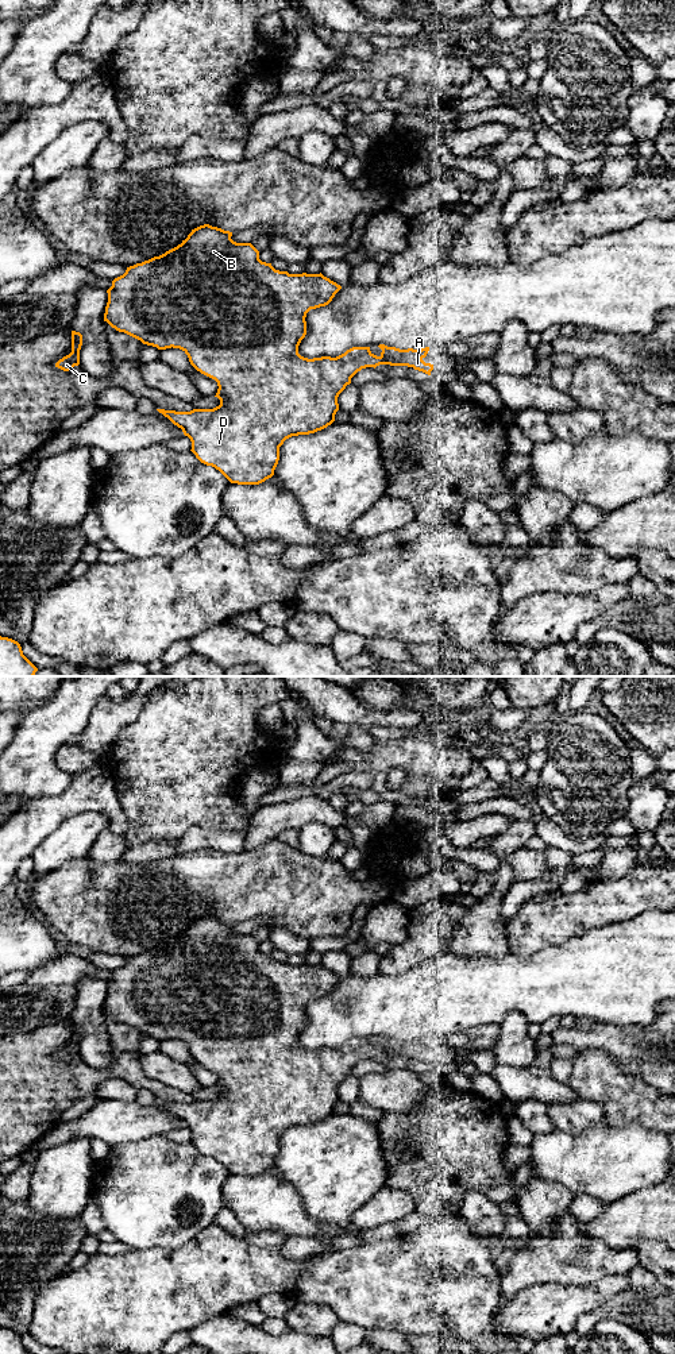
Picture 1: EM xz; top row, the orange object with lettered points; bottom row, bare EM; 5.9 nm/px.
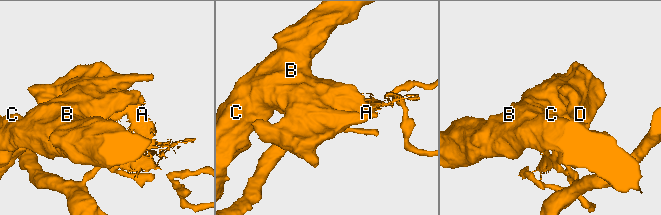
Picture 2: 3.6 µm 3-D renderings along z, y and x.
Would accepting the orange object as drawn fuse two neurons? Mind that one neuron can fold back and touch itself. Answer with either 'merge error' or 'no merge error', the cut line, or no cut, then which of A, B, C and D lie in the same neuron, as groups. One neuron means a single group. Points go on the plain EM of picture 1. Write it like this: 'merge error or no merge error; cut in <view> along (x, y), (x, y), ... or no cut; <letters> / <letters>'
merge error; cut in xz along (339, 1046), (351, 1042), (369, 1044), (378, 1048), (384, 1054); A / B C D

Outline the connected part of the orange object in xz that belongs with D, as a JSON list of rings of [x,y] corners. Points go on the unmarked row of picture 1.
[[[209,915],[200,917],[188,926],[177,938],[166,942],[159,948],[154,948],[142,954],[127,958],[126,964],[112,972],[112,977],[107,981],[108,994],[105,998],[104,1012],[119,1023],[124,1023],[143,1035],[157,1038],[158,1041],[180,1039],[188,1049],[190,1056],[201,1065],[217,1073],[217,1084],[215,1088],[220,1091],[220,1096],[213,1100],[193,1100],[190,1103],[176,1103],[157,1100],[167,1108],[174,1116],[182,1120],[184,1126],[192,1133],[192,1143],[196,1149],[219,1161],[231,1174],[238,1176],[259,1176],[274,1166],[274,1161],[279,1152],[279,1138],[292,1127],[309,1126],[321,1122],[335,1112],[339,1102],[338,1088],[351,1075],[351,1069],[362,1060],[383,1056],[381,1049],[370,1045],[359,1045],[351,1042],[342,1048],[321,1048],[308,1050],[298,1045],[298,1037],[306,1026],[306,1004],[310,1000],[328,996],[335,985],[342,980],[340,976],[320,965],[289,965],[288,963],[275,961],[271,954],[259,950],[259,942],[251,934],[236,934],[231,930],[232,923],[224,922]]]

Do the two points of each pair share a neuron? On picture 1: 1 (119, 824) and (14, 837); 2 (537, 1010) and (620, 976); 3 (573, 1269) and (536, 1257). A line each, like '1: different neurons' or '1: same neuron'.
1: same neuron
2: same neuron
3: same neuron

